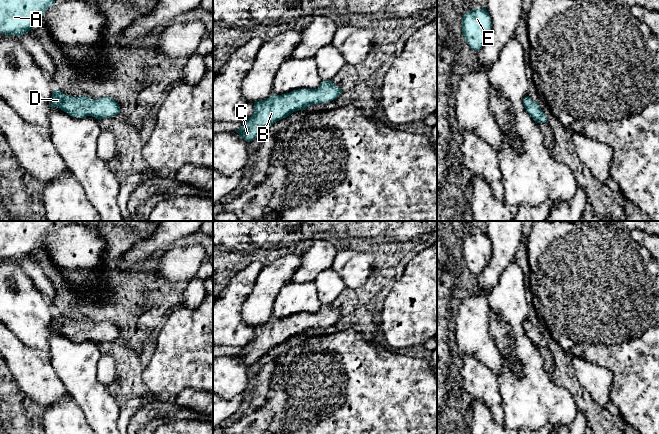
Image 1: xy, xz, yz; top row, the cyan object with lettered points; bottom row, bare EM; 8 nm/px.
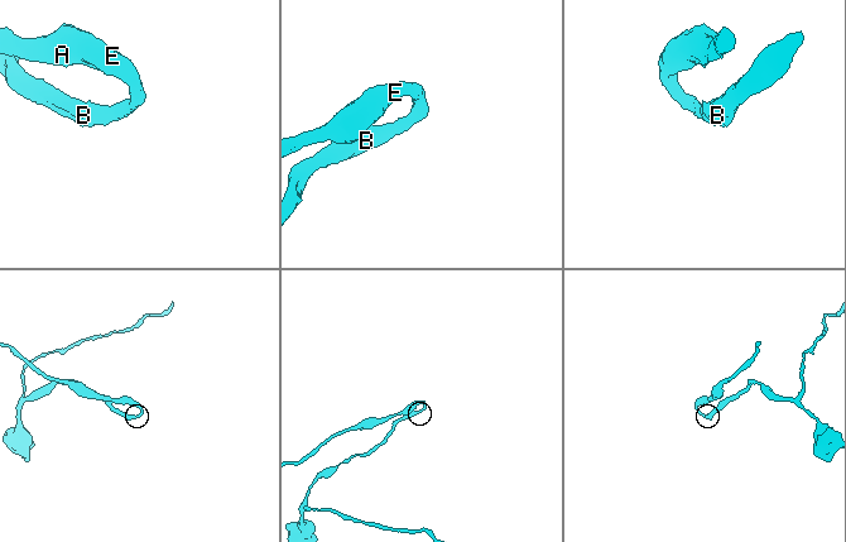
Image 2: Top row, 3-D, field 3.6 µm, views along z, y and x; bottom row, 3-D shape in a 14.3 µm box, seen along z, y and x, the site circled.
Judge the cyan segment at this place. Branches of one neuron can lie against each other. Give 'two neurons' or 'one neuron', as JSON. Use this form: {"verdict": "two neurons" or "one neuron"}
{"verdict": "one neuron"}

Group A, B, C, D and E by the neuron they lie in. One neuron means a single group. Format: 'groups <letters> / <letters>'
groups A B C D E

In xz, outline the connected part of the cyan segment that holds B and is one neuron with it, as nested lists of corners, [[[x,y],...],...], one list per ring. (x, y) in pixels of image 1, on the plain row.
[[[332,304],[322,305],[317,313],[298,313],[282,319],[273,318],[265,324],[254,326],[253,339],[241,347],[241,352],[236,356],[242,363],[250,366],[291,337],[305,334],[309,329],[335,324],[342,316]]]

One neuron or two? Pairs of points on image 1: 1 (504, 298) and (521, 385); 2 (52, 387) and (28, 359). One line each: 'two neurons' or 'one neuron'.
1: one neuron
2: one neuron

